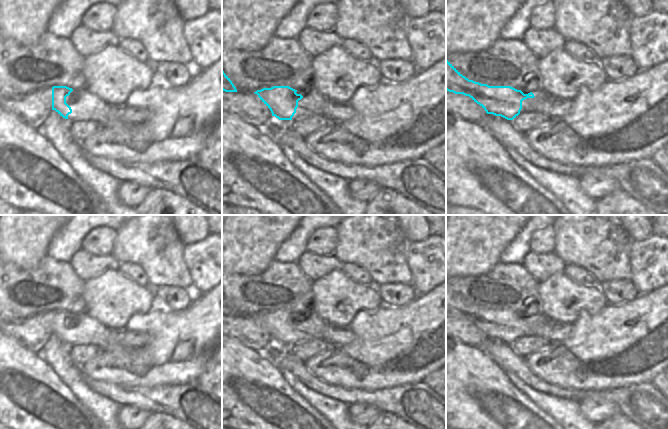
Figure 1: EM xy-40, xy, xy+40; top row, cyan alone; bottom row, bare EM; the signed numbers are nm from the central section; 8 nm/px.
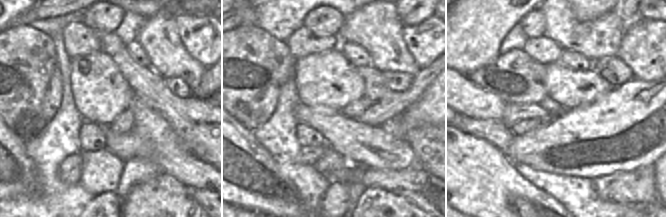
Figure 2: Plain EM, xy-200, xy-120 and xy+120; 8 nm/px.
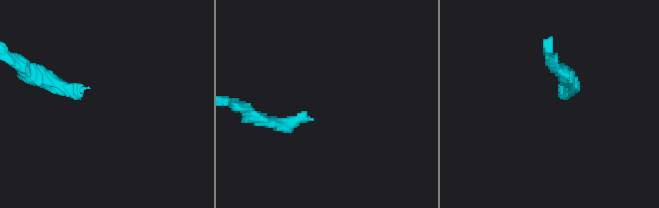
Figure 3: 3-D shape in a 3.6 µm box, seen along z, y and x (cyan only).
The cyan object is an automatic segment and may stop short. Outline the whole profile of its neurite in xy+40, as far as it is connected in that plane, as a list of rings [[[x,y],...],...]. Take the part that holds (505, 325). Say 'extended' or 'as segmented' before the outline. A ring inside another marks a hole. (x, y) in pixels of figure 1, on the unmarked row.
extended | [[[447,283],[446,314],[469,320],[487,338],[501,340],[507,344],[513,344],[525,336],[534,336],[534,329],[547,320],[542,314],[529,317],[511,310],[489,310],[469,304]]]

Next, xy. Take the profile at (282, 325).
extended | [[[273,310],[254,316],[279,344],[295,344],[313,338],[322,339],[324,320],[309,312],[295,314],[289,310]]]

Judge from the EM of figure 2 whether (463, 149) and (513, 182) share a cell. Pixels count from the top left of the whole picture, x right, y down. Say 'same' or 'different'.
same

